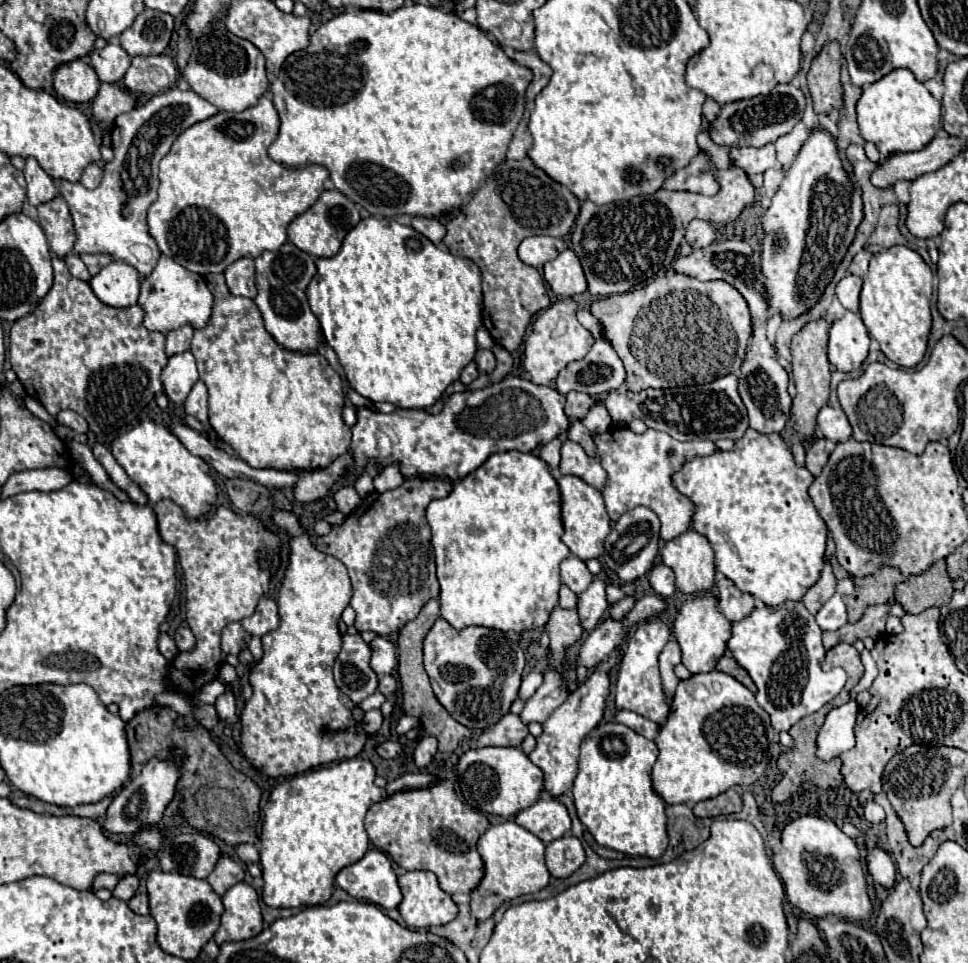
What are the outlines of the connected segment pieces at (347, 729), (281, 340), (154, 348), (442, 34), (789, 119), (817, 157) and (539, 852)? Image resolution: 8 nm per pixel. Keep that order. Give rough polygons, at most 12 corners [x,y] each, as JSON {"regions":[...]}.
{"regions":[[[290,536],[280,626],[240,714],[268,778],[354,758],[368,735],[332,664],[348,570]],[[292,242],[256,258],[254,298],[288,350],[318,348],[306,300],[314,256]],[[52,256],[8,356],[52,418],[94,434],[162,390],[166,336]],[[434,6],[334,16],[272,82],[282,166],[440,216],[532,70]],[[794,84],[724,104],[708,128],[728,148],[762,148],[802,120]],[[812,130],[762,216],[774,314],[816,304],[862,198]],[[512,820],[478,840],[478,924],[550,880],[544,842]]]}

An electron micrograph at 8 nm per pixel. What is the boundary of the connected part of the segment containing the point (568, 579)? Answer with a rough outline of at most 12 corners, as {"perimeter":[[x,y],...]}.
{"perimeter":[[568,556],[560,566],[562,582],[584,592],[594,576],[584,560]]}

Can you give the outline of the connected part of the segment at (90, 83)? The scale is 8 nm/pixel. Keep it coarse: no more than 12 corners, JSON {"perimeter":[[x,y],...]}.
{"perimeter":[[84,60],[54,72],[54,90],[68,102],[90,102],[98,74]]}

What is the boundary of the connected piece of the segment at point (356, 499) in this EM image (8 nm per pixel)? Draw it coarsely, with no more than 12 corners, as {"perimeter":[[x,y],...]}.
{"perimeter":[[354,486],[334,492],[338,512],[348,516],[360,504]]}

